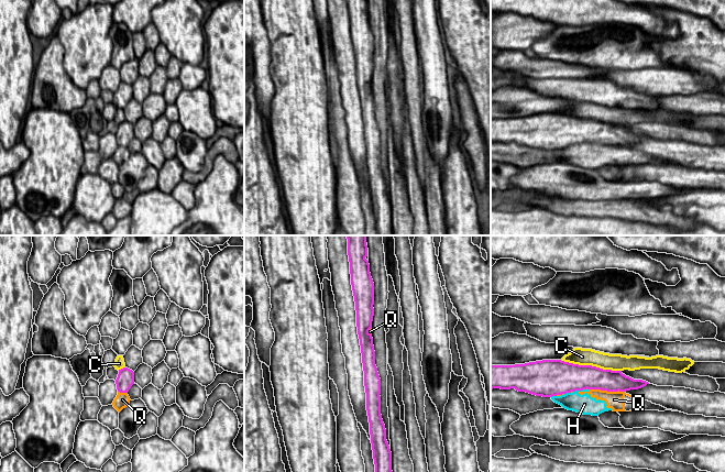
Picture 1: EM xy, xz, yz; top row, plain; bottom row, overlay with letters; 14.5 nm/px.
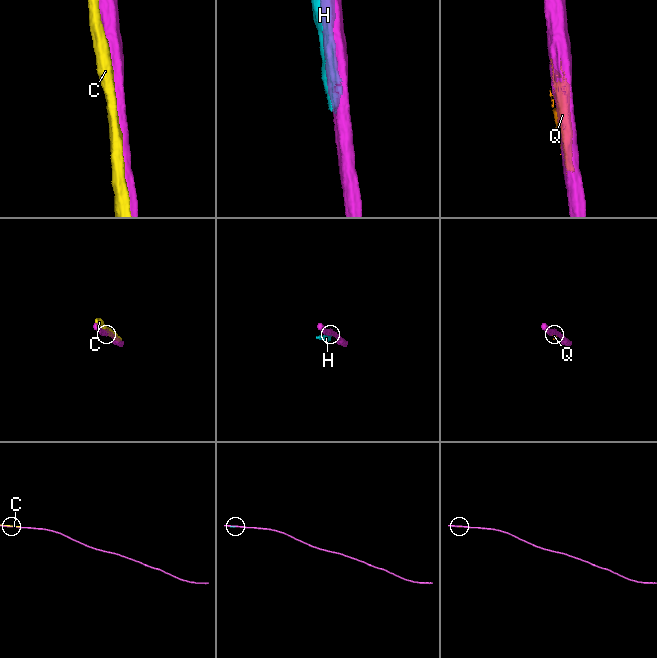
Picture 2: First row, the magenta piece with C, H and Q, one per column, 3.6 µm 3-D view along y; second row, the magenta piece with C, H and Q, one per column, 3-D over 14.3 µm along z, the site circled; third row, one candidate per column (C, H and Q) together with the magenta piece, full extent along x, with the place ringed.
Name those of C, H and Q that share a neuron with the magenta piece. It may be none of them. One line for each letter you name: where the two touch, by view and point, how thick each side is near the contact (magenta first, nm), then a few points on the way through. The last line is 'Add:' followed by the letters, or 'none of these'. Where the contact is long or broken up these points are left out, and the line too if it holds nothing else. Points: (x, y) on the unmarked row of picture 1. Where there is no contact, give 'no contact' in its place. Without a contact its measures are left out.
Add: none of these

